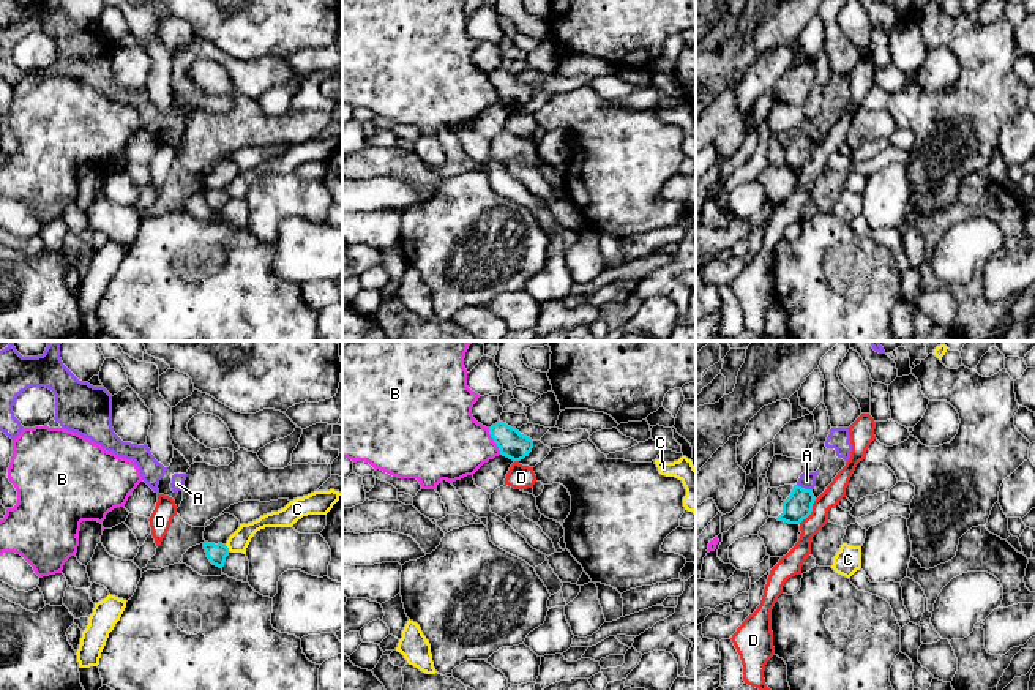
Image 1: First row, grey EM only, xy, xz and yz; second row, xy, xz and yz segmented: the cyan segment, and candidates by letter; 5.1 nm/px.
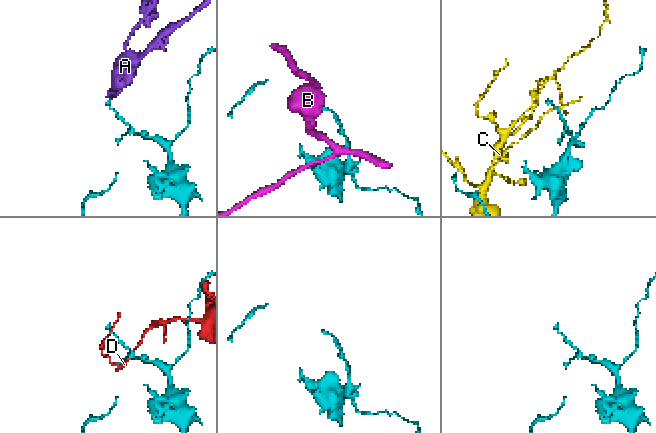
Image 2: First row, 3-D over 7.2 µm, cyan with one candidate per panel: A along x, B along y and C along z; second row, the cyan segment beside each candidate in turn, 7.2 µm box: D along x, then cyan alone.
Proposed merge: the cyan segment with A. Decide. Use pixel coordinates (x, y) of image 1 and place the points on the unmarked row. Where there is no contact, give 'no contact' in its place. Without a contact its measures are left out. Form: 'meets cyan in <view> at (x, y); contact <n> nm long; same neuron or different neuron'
meets cyan in yz at (803, 134); contact 80 nm long; different neuron

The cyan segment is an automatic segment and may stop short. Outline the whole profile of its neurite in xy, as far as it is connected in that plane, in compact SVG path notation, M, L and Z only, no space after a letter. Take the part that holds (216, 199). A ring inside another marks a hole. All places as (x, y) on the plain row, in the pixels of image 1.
M204 189L204 196L207 199L207 204L210 205L210 208L219 215L224 213L226 204L229 202L229 194L222 189Z

